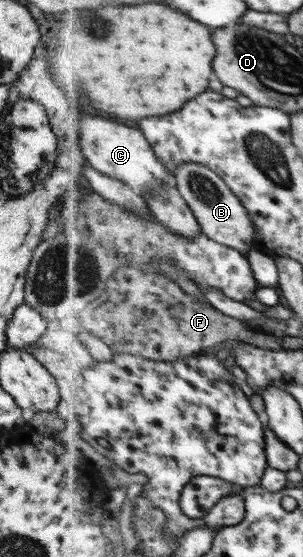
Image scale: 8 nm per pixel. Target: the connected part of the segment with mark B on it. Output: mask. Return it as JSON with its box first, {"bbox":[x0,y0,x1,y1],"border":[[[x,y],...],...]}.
{"bbox":[175,162,259,254],"border":[[[187,162],[178,168],[175,174],[175,186],[201,224],[202,232],[207,237],[242,253],[247,254],[254,248],[259,249],[257,231],[254,230],[250,211],[223,180],[222,175],[197,162]]]}

